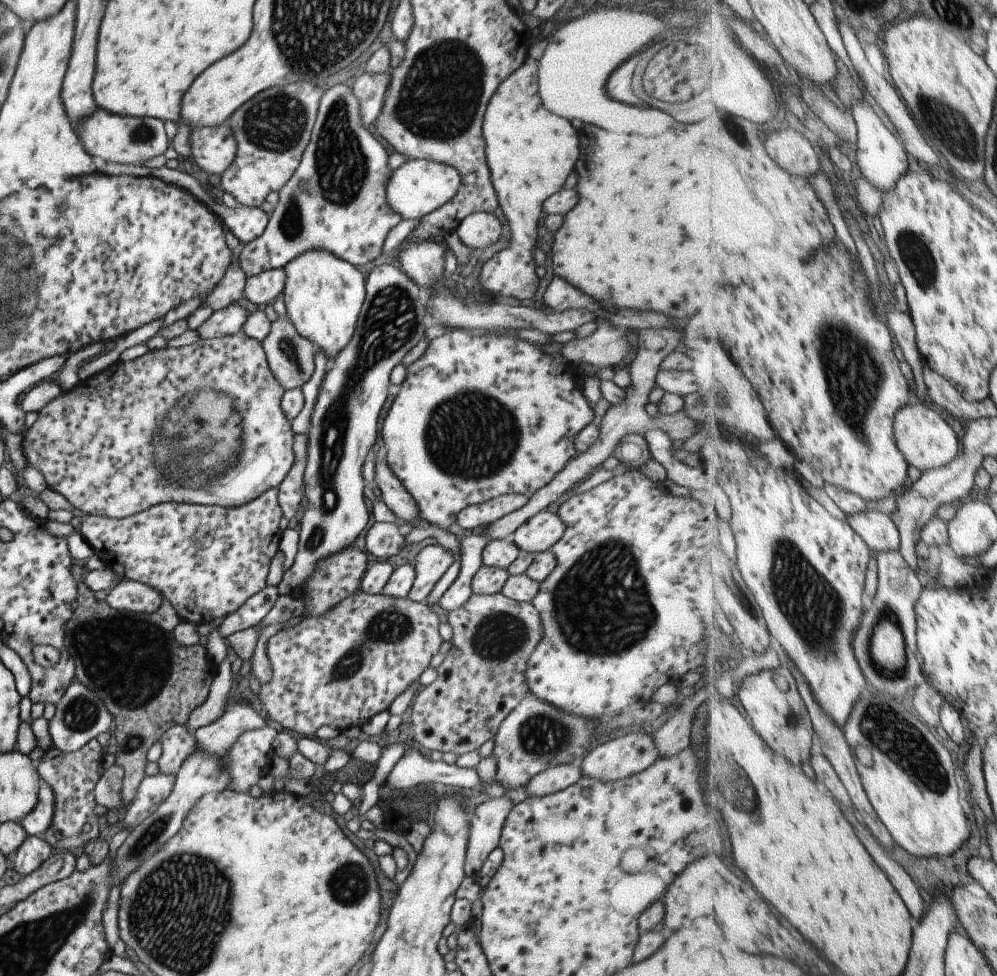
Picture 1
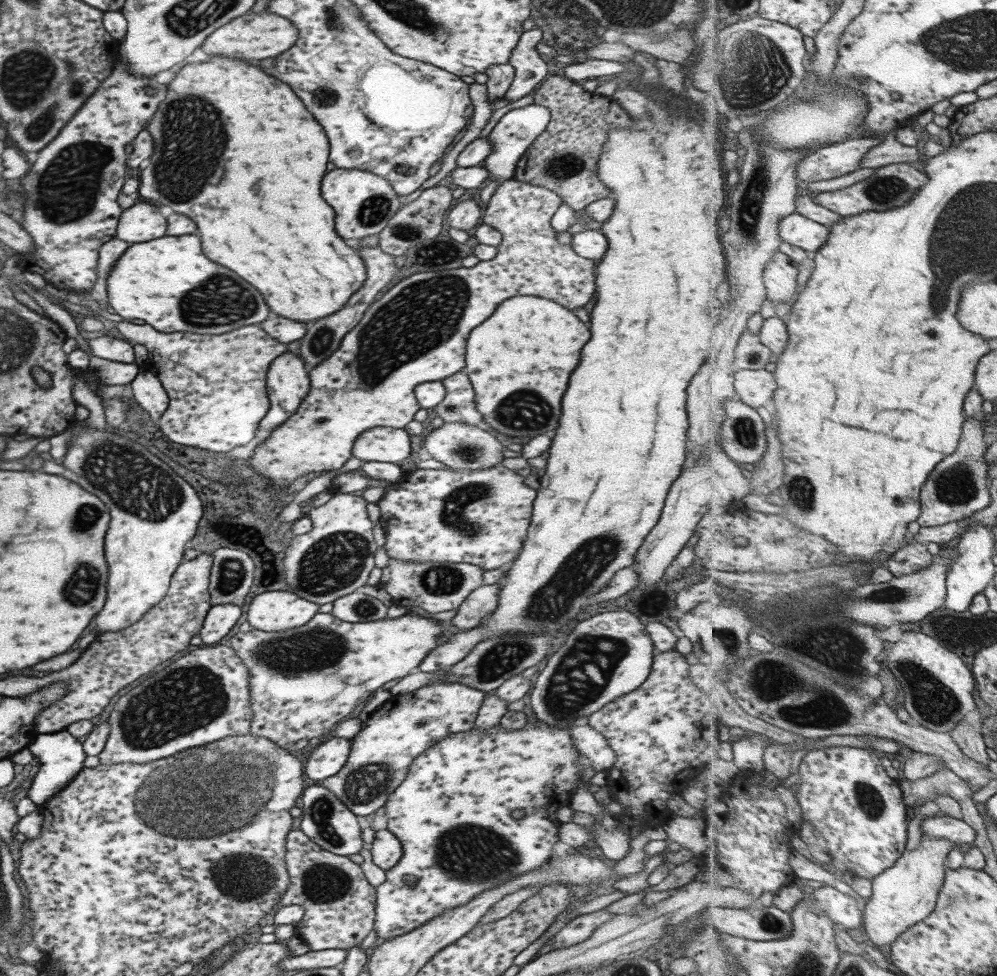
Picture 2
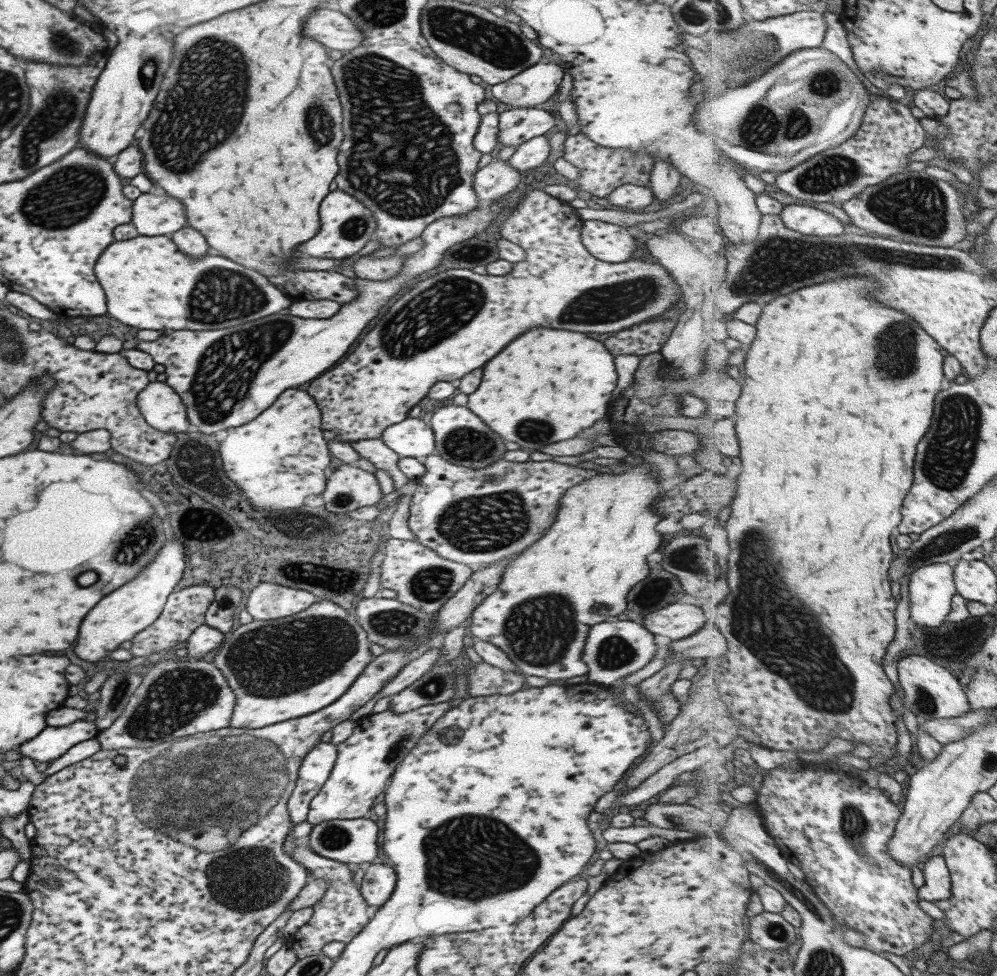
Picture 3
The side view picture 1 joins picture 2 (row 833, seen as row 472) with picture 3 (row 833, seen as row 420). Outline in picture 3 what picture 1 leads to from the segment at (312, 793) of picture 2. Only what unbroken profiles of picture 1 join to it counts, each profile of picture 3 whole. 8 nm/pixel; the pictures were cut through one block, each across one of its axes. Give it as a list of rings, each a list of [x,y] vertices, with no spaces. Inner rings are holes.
[[[366,817],[355,819],[333,819],[312,825],[309,836],[309,848],[319,856],[345,863],[350,867],[364,867],[377,860],[377,826]]]

